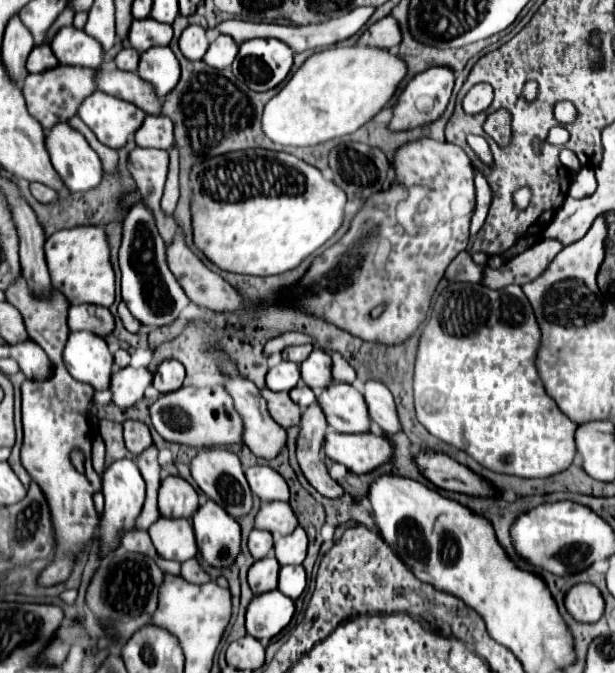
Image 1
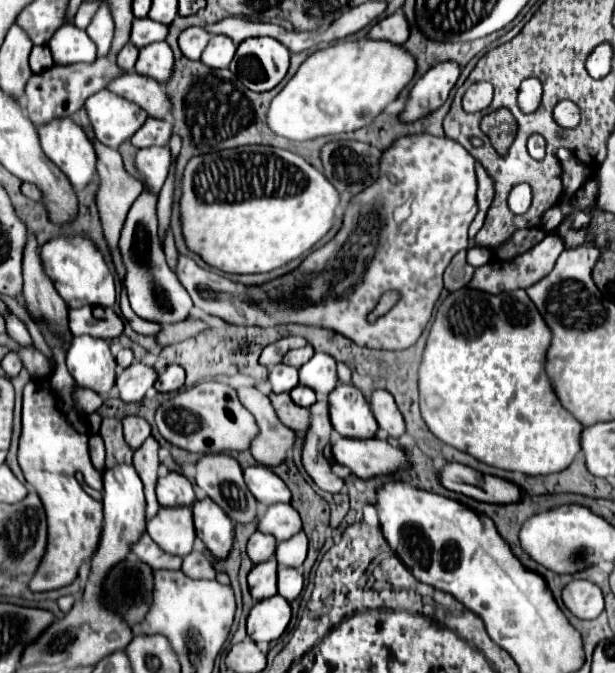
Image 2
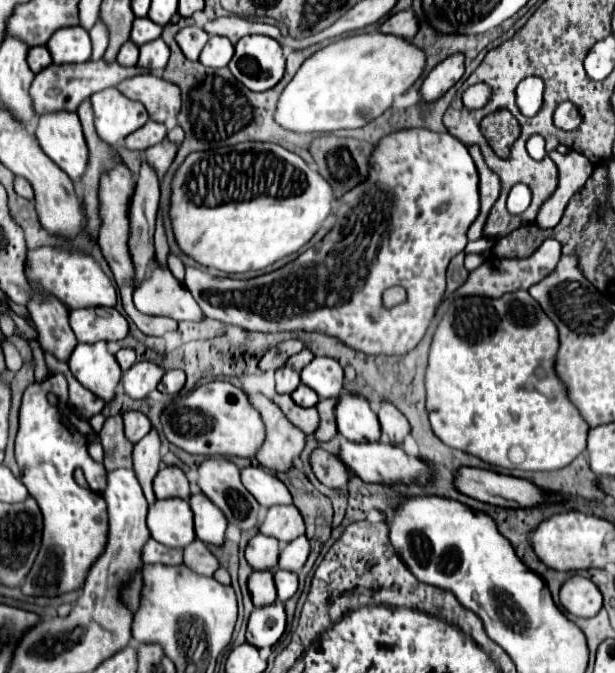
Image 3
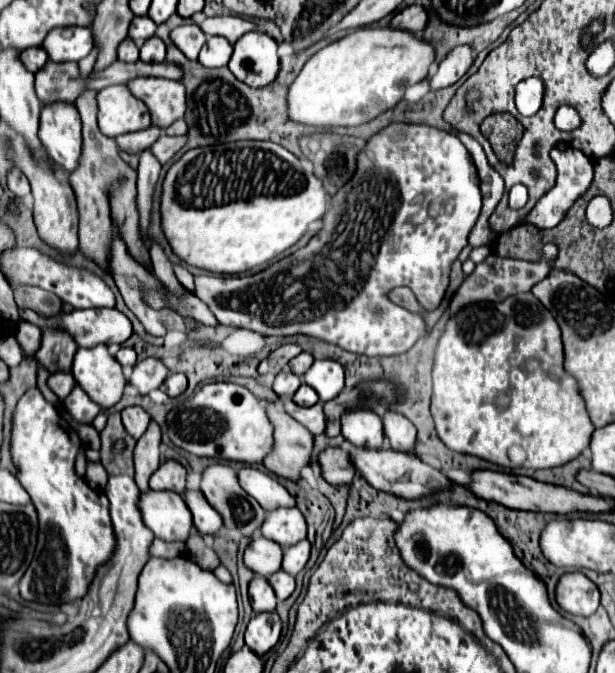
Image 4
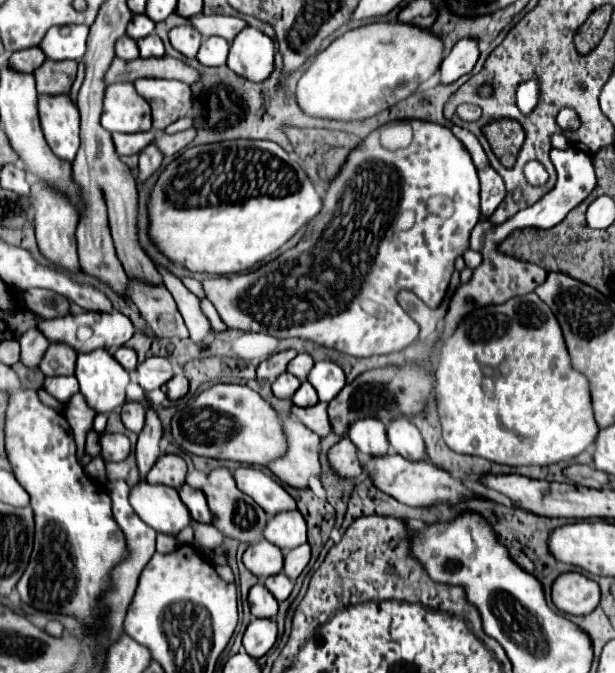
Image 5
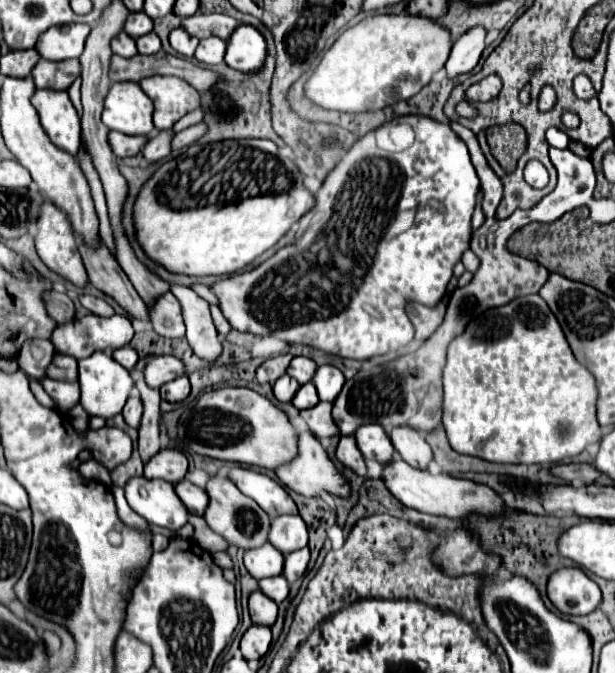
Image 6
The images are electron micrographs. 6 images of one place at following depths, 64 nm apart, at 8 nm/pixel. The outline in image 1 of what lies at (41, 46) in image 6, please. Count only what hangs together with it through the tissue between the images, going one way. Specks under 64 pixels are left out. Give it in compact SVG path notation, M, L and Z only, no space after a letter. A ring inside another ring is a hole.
M74 26L60 28L50 46L56 58L60 60L60 64L66 66L98 68L104 60L102 44L90 38L84 30L78 30Z

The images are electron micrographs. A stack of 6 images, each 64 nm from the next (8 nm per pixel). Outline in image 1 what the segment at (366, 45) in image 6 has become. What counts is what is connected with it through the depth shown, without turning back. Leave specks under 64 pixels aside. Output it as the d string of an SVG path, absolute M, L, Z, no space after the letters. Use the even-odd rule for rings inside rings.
M336 46L312 54L296 74L286 82L286 86L266 104L262 114L262 132L276 144L282 146L318 146L322 142L342 138L356 132L372 116L376 116L386 102L394 96L400 80L406 76L406 64L398 60L396 54L380 48L362 46Z

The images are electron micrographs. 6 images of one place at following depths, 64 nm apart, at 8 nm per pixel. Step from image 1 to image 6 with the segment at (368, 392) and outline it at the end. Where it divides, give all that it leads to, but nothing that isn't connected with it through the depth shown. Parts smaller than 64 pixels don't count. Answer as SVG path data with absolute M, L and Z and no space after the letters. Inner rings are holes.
M396 426L388 436L402 460L414 464L416 468L428 468L428 462L432 460L432 450L426 444L424 434L410 426Z

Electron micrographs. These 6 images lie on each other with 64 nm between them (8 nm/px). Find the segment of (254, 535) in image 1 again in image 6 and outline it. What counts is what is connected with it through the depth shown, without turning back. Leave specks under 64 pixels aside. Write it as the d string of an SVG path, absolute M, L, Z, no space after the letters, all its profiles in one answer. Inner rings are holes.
M270 542L244 552L244 566L256 580L278 576L282 572L282 564L282 552L278 552Z

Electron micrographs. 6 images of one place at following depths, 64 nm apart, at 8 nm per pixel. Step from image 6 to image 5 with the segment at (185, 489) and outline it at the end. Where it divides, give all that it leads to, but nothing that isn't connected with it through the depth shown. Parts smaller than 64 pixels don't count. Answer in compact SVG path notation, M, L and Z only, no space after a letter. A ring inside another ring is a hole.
M184 484L178 492L180 492L182 502L188 506L192 520L196 520L200 524L214 524L214 514L210 512L210 508L206 504L206 496L202 490L196 490L196 488L190 488L188 484Z

